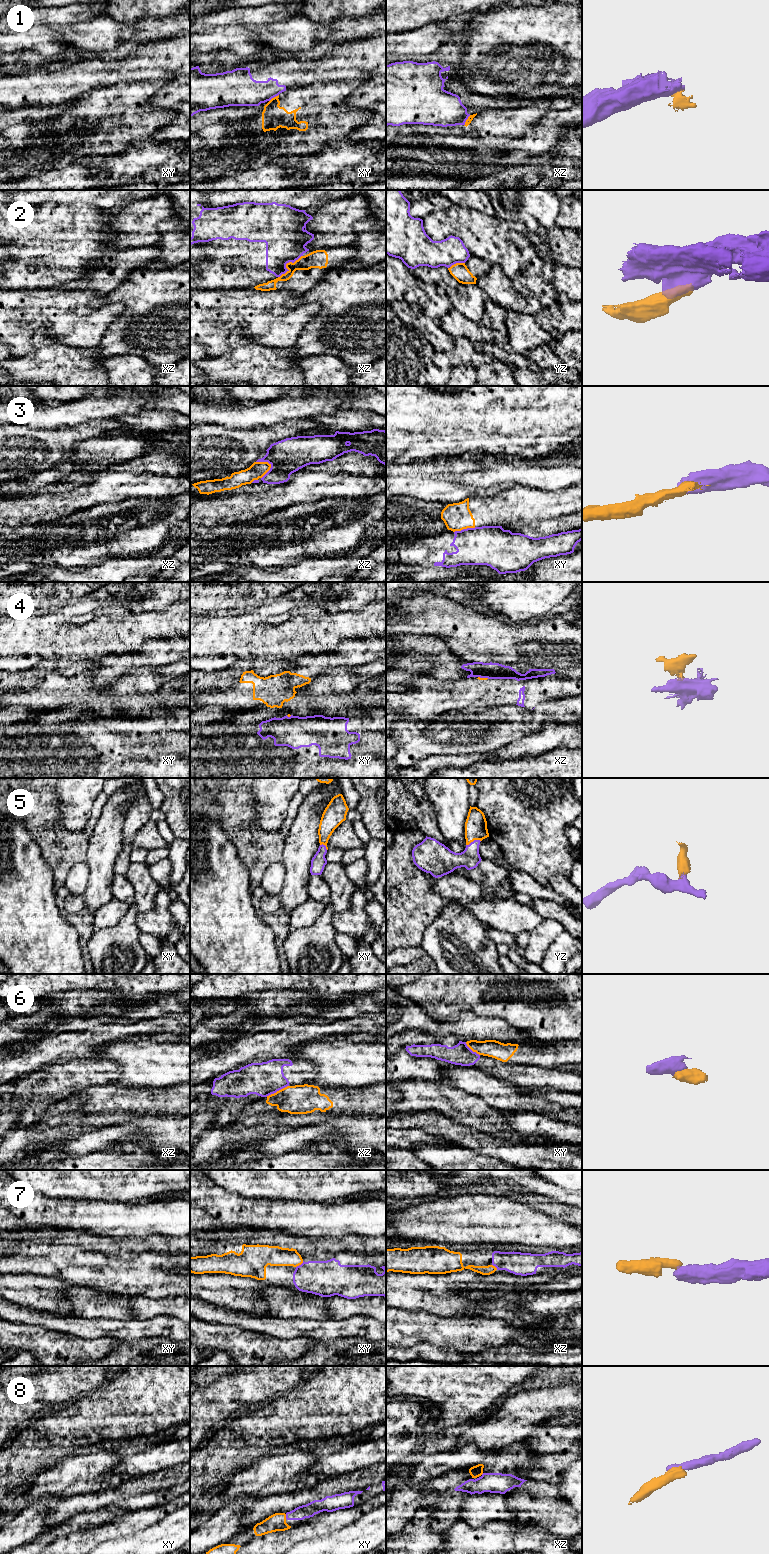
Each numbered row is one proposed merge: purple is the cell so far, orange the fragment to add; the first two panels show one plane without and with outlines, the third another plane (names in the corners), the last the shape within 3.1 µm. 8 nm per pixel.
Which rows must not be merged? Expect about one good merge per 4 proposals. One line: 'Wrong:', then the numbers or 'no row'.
Wrong: 1, 2, 3, 4, 6

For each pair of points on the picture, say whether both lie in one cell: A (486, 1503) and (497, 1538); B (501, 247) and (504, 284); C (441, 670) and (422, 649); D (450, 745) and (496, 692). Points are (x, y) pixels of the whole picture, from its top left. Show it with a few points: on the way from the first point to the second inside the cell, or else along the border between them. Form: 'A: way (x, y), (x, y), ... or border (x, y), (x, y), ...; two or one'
A: border (510, 1520), (491, 1521), (478, 1527), (469, 1526); two
B: border (493, 263), (499, 265); two
C: way (441, 661), (440, 652), (431, 652); one
D: border (470, 704), (478, 706), (507, 705); two

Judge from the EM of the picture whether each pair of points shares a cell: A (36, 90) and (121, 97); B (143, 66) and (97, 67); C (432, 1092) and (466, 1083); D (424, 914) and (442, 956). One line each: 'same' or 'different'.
A: different
B: same
C: different
D: different

